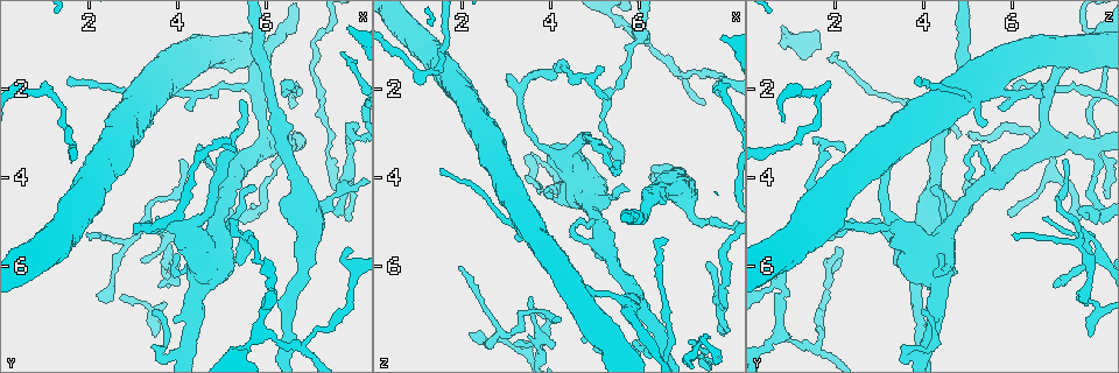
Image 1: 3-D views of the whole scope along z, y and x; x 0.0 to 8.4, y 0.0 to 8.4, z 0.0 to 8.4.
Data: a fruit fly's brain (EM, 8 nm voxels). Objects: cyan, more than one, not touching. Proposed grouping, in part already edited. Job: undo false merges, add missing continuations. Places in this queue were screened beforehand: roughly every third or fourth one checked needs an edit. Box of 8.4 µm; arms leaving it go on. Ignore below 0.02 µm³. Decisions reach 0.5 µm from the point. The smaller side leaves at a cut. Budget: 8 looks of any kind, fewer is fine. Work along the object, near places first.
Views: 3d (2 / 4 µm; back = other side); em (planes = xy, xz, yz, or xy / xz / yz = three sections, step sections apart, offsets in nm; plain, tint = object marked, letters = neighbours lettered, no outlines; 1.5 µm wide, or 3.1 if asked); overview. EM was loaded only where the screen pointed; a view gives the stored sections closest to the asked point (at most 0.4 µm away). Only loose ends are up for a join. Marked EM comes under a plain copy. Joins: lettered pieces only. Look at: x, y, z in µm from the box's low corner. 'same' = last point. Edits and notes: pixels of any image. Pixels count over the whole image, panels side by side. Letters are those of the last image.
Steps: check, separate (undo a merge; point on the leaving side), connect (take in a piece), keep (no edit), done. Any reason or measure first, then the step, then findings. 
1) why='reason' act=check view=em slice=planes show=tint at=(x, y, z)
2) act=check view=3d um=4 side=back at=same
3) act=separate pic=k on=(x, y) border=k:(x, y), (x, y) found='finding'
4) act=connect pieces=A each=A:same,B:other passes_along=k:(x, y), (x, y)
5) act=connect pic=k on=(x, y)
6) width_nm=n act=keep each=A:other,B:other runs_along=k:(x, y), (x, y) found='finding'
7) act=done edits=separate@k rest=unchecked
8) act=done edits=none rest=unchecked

why='thin neck' act=check view=3d um=2 side=back at=(5.40, 5.30, 2.00)

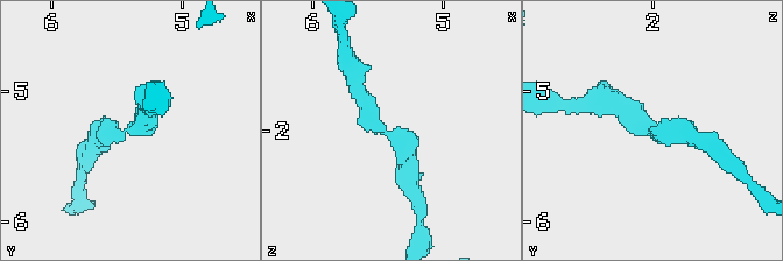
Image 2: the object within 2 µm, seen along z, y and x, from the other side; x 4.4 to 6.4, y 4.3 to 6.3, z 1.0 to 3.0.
why='now the EM' act=check view=em slice=yz step=8 show=tint at=(5.38, 5.30, 1.98)

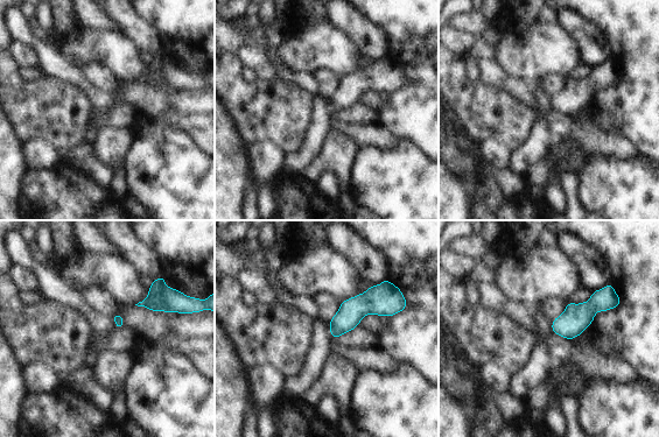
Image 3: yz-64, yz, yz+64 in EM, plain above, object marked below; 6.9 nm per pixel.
act=check view=em slice=xy step=8 show=letters at=same

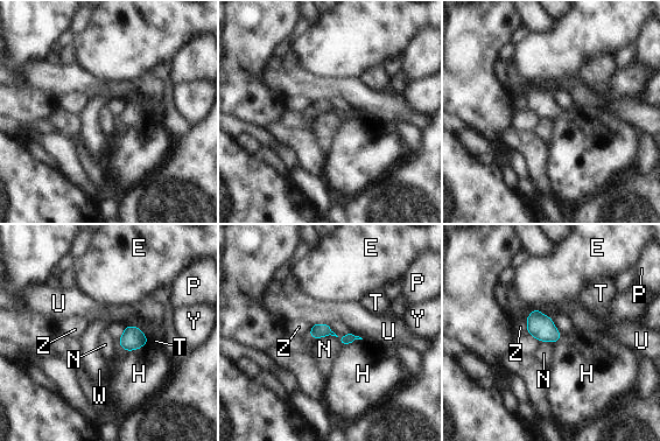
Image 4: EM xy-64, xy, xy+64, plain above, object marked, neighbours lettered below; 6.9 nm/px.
act=keep each=E:other,H:other,N:other,P:other,T:other,U:other,W:other,Y:other,Z:other found='one neuron here'

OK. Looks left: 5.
why='sharp bend' act=check view=3d um=4 at=(3.50, 5.10, 1.85)

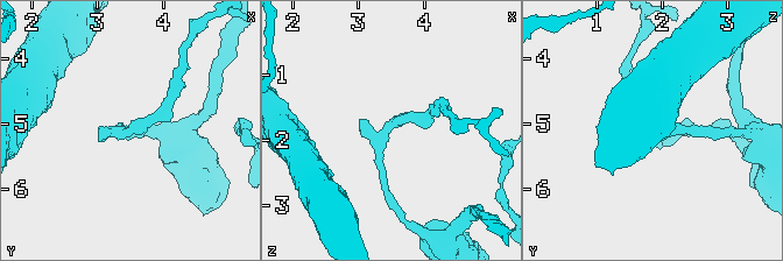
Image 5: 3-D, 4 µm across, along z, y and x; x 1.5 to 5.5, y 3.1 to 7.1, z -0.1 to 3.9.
act=check view=em slice=planes show=tint at=(3.45, 5.10, 1.80)

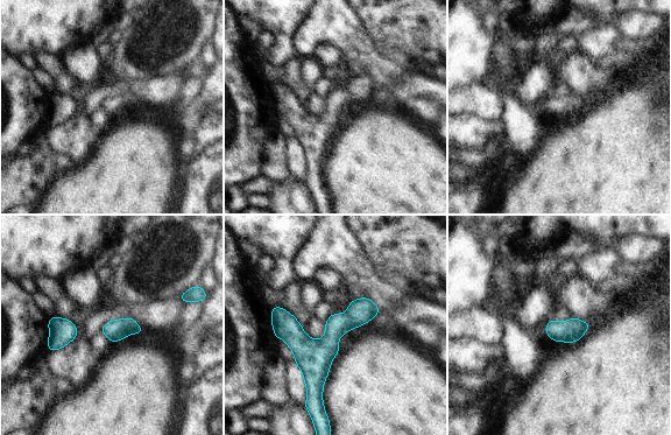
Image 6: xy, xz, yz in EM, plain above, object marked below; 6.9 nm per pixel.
why='what lies round it' act=check view=em slice=planes show=letters at=same

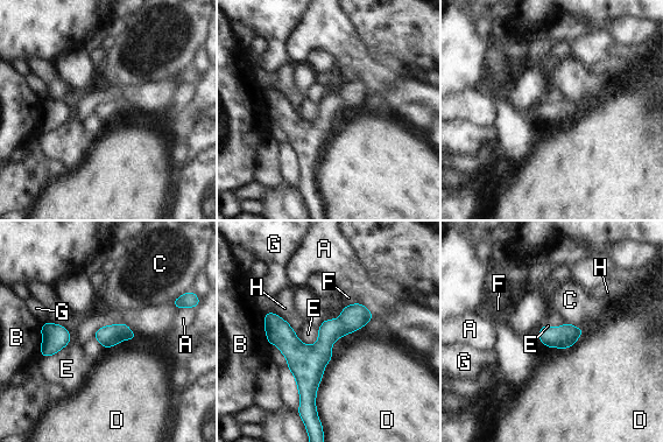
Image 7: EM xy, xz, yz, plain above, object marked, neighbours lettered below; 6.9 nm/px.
act=keep each=A:other,B:other,C:other,D:other,E:other,F:other,G:other,H:other found='one neuron here'

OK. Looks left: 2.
why='thin end' act=check view=3d um=2 at=(3.40, 7.15, 4.00)

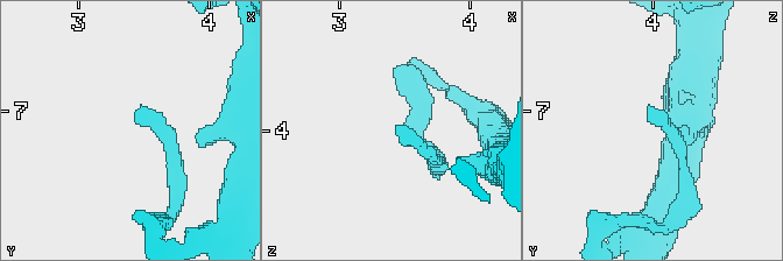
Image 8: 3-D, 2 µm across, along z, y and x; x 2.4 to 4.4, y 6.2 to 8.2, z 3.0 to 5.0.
why='need the tissue' act=check view=em slice=planes show=letters at=(3.42, 7.10, 3.98)

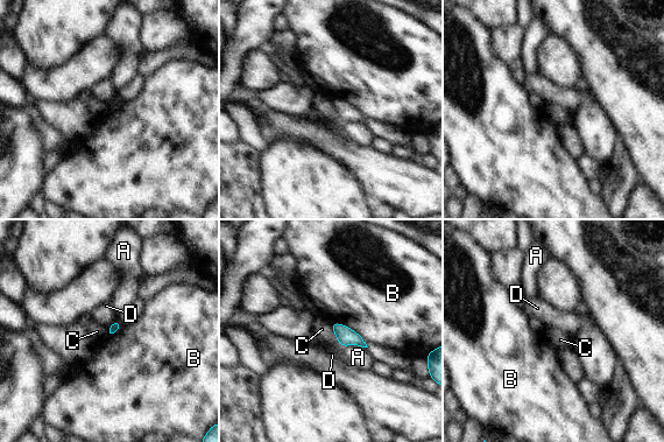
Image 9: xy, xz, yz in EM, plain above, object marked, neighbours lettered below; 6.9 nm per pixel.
longest_contact=B:320nm act=keep each=A:other,B:other,C:other,D:other border=9:(332, 321), (353, 329), (368, 346) found='none of them fits'

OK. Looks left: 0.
act=done edits=none rest=unchecked

